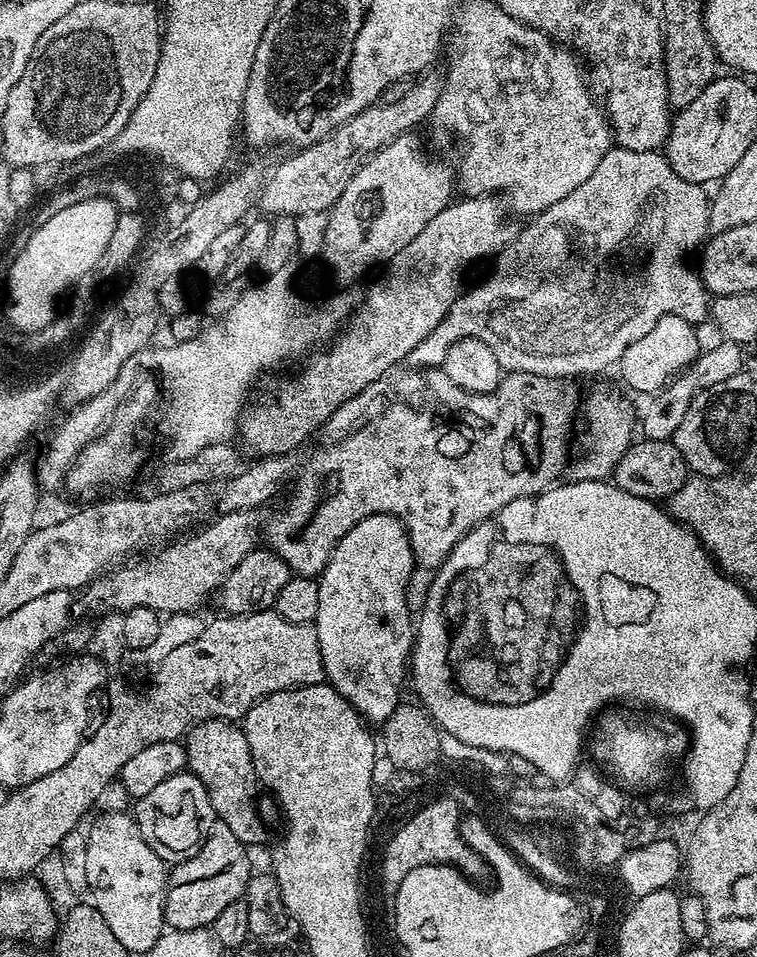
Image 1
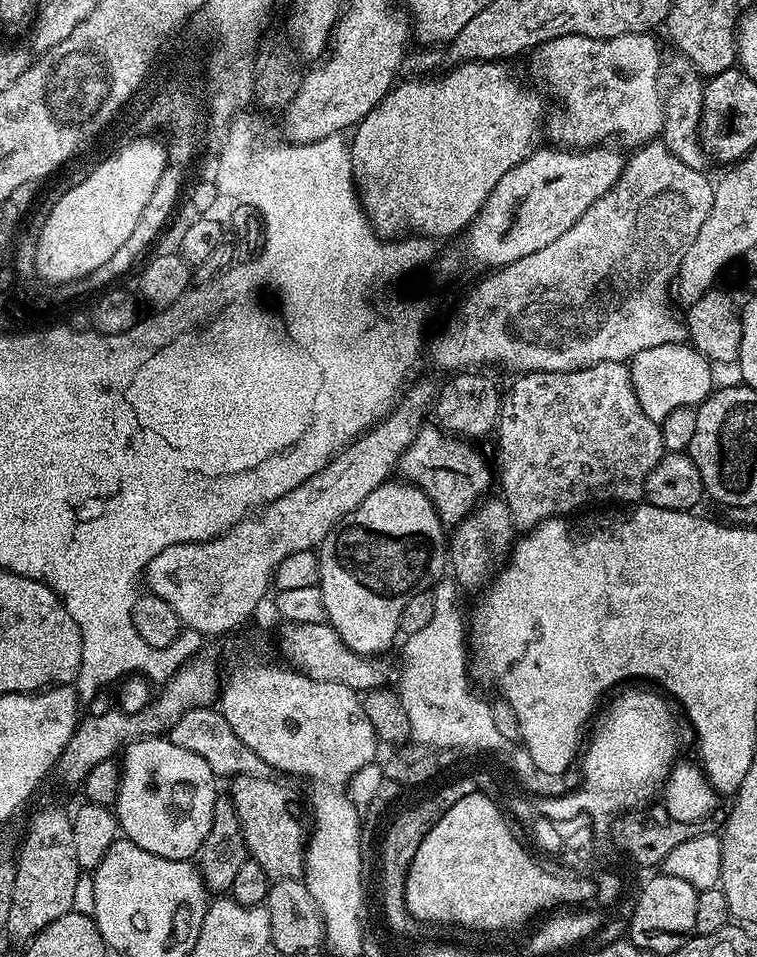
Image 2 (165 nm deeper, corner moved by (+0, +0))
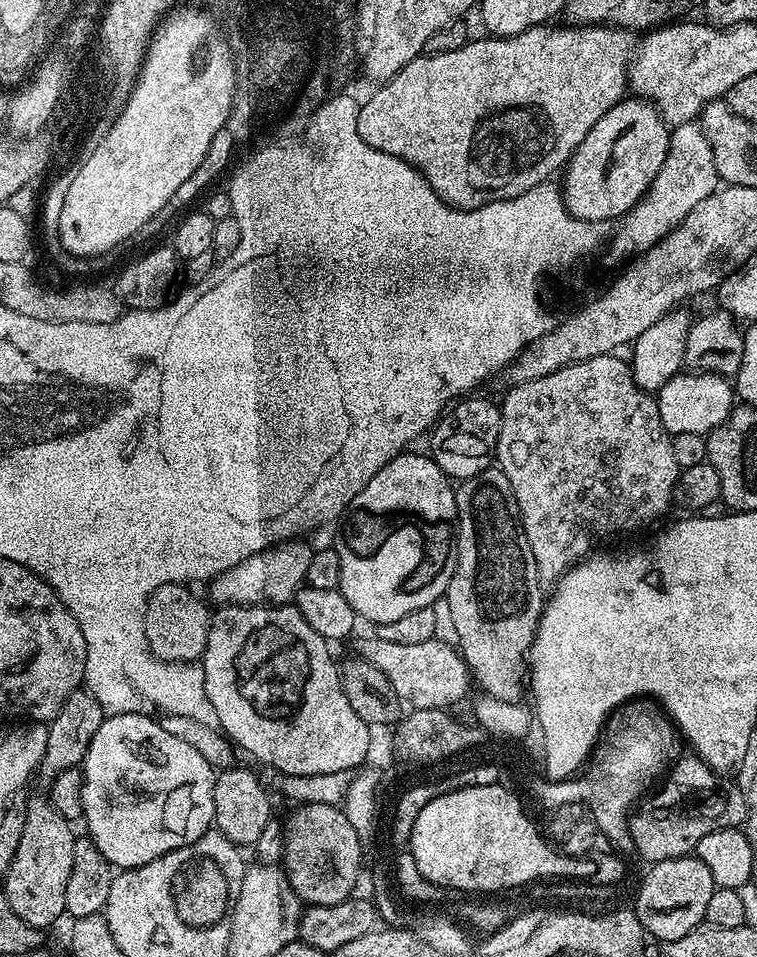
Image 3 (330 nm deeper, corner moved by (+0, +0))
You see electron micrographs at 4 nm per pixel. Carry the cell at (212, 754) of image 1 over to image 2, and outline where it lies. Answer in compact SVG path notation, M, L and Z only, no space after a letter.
M238 776L235 777L231 781L232 784L232 792L230 791L230 799L232 805L234 806L234 810L238 814L238 818L240 819L240 825L242 826L242 838L246 842L246 846L248 847L248 854L250 859L254 862L258 862L258 866L262 866L262 870L266 870L266 874L268 875L269 881L275 882L277 880L294 880L304 875L304 856L306 853L306 824L303 824L300 821L300 812L296 809L296 804L292 801L292 796L287 792L286 789L283 788L280 784L275 784L275 779L265 778L262 776Z

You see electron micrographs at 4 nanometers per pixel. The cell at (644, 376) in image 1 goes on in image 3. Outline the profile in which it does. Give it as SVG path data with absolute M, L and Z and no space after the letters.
M684 370L680 375L670 378L666 386L655 393L658 414L662 418L662 426L673 436L678 434L698 434L704 436L713 432L730 415L734 407L734 384L731 379L723 376L715 376L713 372L701 372L699 370Z

